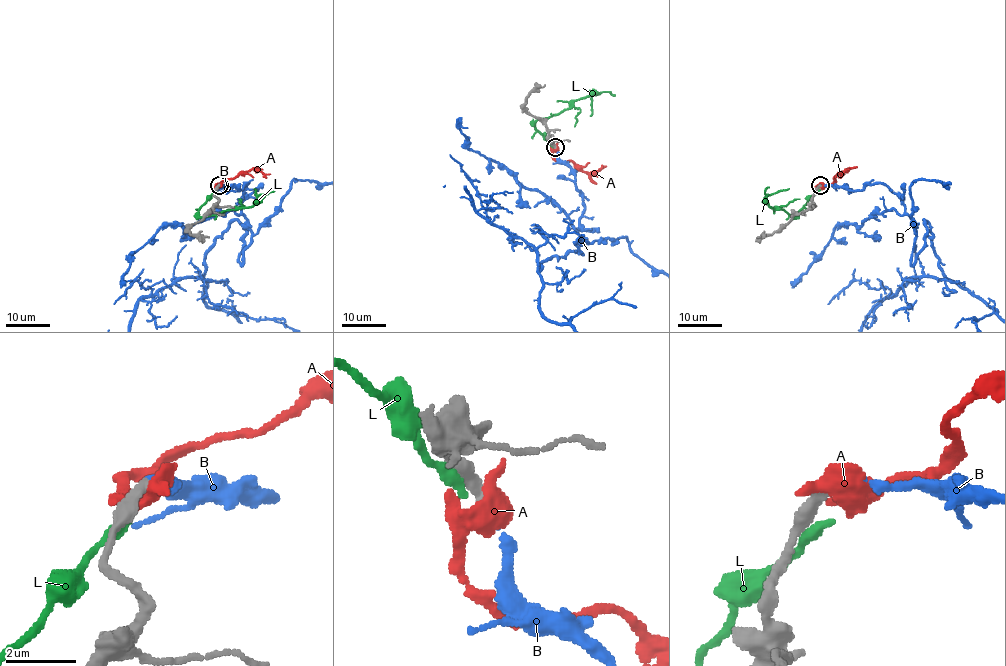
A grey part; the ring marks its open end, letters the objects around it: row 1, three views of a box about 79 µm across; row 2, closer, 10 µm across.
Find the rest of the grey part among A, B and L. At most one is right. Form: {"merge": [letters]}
{"merge": ["B"]}

